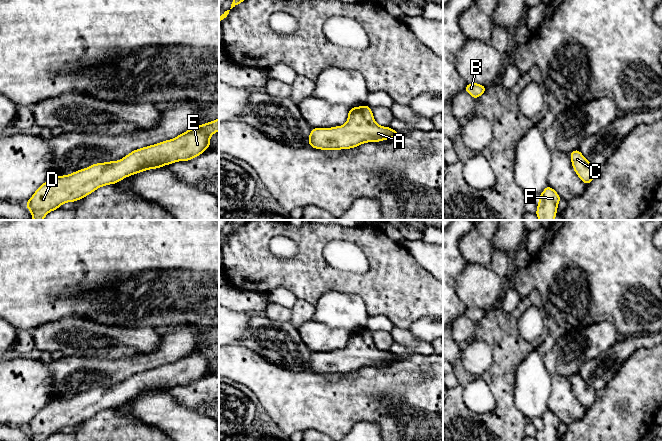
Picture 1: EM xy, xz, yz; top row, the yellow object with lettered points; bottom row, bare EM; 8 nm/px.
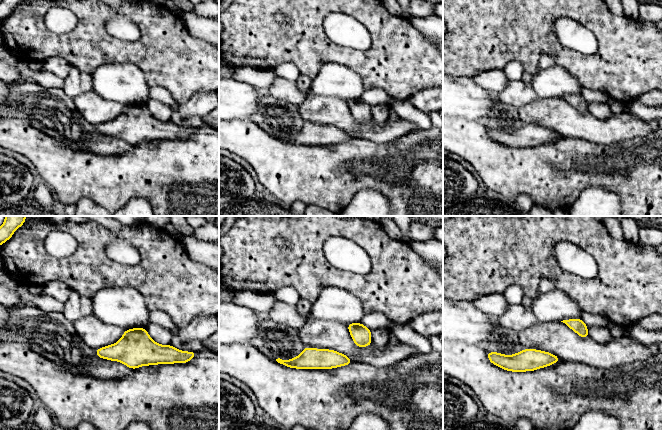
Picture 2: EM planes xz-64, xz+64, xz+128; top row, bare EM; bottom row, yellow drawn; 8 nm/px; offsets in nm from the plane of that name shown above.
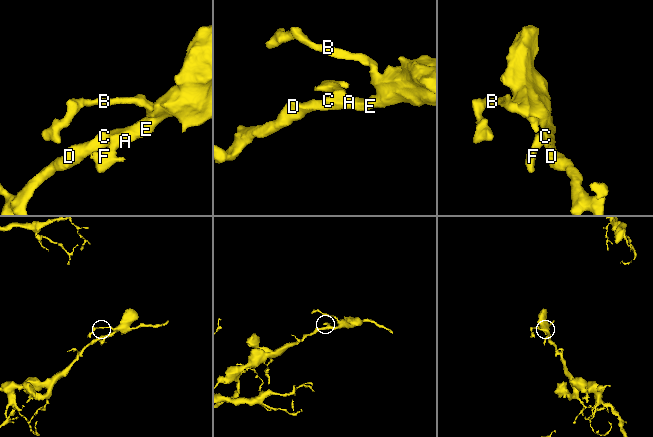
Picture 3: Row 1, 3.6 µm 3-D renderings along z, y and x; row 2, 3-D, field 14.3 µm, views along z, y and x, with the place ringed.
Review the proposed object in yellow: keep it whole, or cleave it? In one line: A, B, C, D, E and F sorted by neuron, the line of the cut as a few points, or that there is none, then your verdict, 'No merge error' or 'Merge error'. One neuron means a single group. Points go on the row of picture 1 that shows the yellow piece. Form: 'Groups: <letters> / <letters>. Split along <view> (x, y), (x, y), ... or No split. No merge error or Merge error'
Groups: A B C D E F. No split. No merge error

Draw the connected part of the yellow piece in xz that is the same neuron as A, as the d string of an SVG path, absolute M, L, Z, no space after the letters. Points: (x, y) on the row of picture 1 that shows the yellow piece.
M367 105L350 108L347 122L331 128L312 128L308 143L311 148L341 150L358 147L367 142L394 139L398 132L390 127L378 125Z

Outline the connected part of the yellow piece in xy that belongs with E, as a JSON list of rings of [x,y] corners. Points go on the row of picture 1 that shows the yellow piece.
[[[219,118],[212,122],[193,127],[177,137],[160,143],[136,149],[118,161],[96,163],[69,175],[53,176],[43,183],[25,203],[33,220],[43,220],[45,216],[67,202],[75,202],[91,194],[99,187],[116,184],[131,175],[162,168],[178,161],[189,161],[210,147],[210,137],[219,131]]]

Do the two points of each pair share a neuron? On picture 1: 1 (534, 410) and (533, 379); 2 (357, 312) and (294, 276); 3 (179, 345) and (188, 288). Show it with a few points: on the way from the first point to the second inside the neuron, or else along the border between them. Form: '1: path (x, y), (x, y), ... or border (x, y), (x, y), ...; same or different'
1: path (533, 402), (533, 387); same
2: border (348, 293), (326, 291), (314, 304); different
3: border (184, 324), (199, 326), (204, 329); different

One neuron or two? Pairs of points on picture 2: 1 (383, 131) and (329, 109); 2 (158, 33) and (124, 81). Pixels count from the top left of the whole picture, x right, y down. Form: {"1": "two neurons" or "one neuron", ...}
{"1": "one neuron", "2": "two neurons"}

